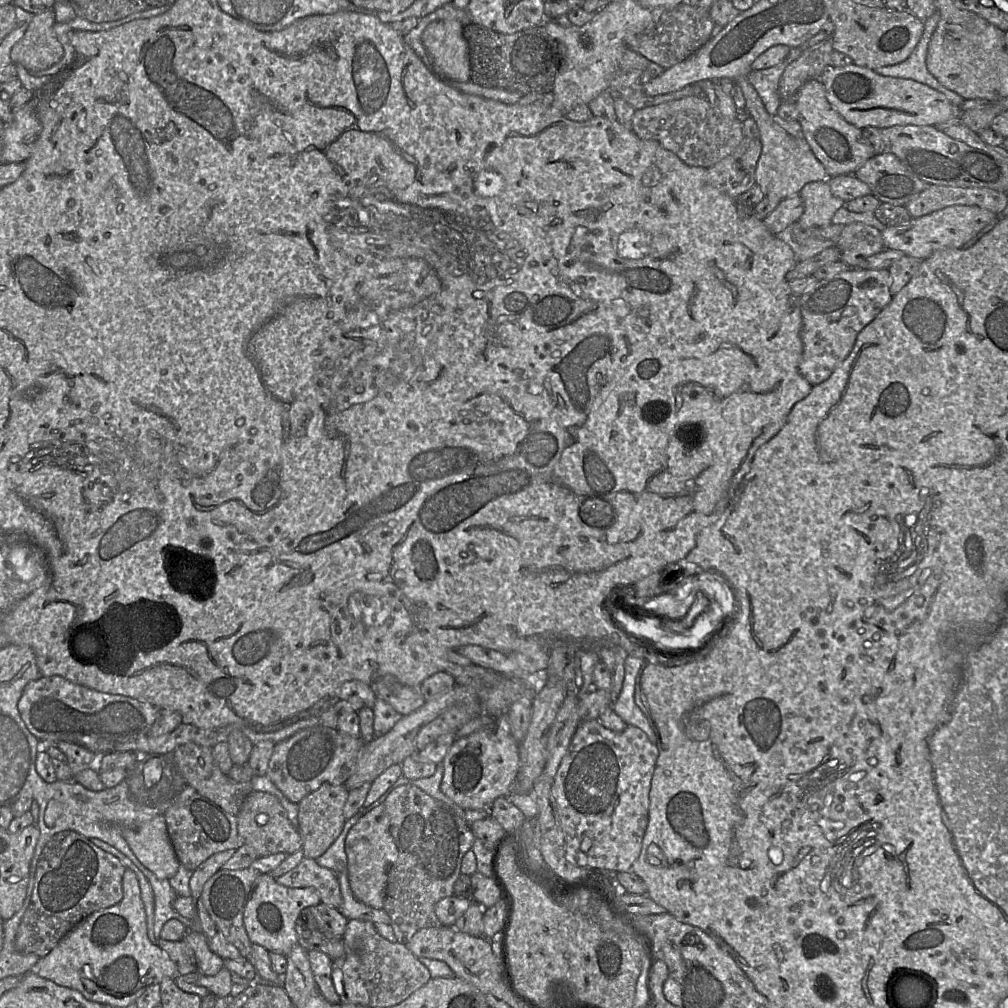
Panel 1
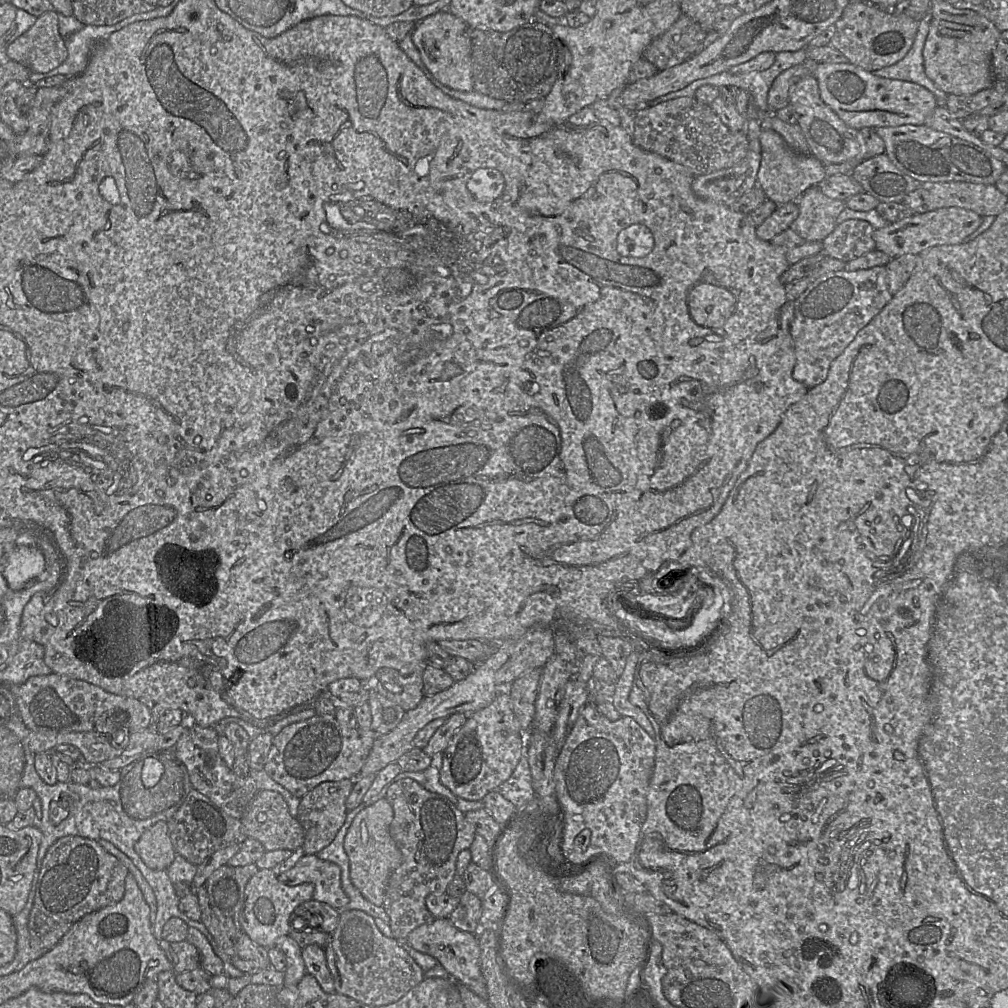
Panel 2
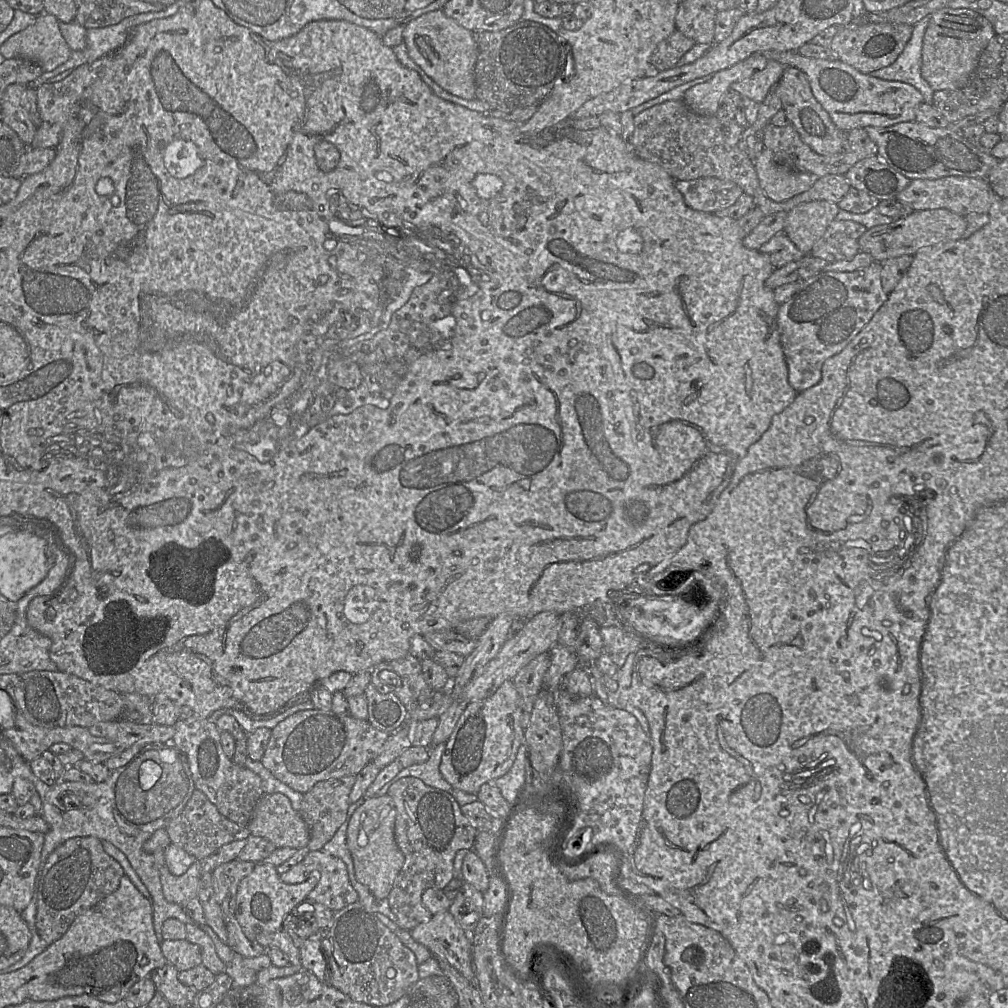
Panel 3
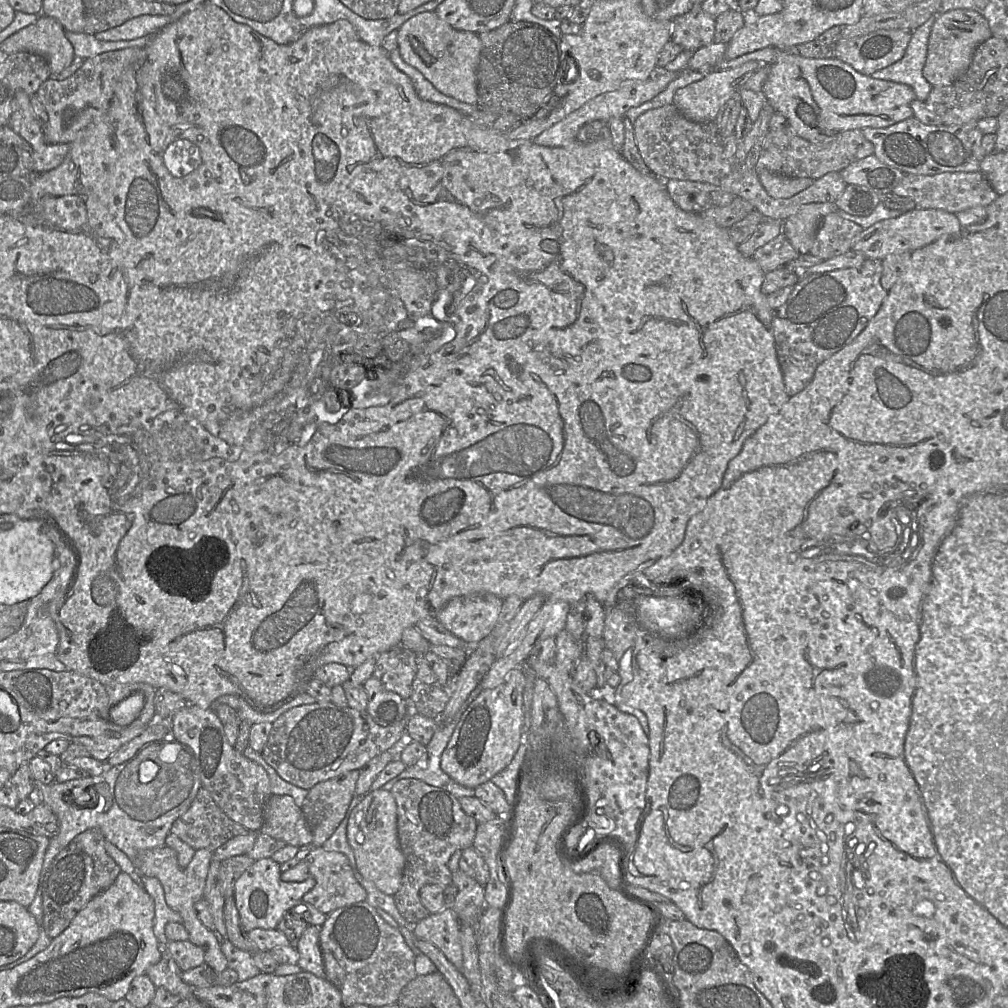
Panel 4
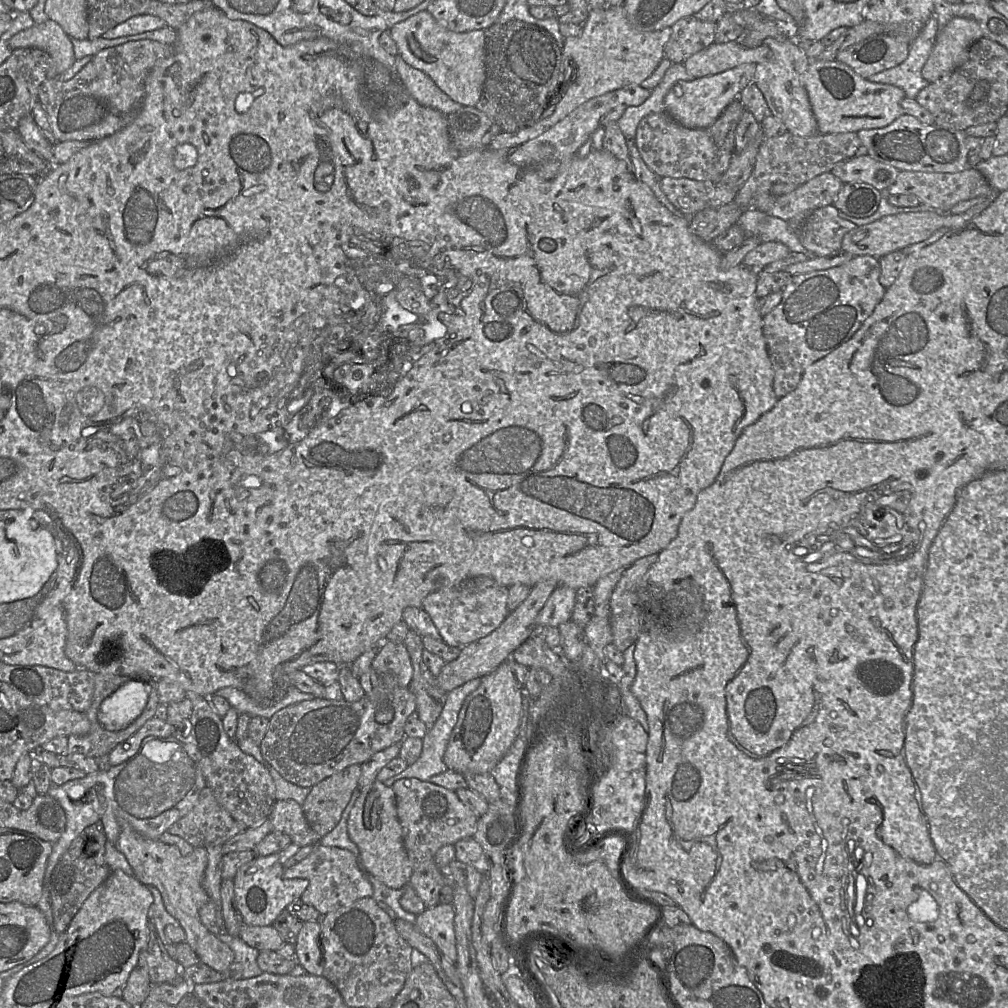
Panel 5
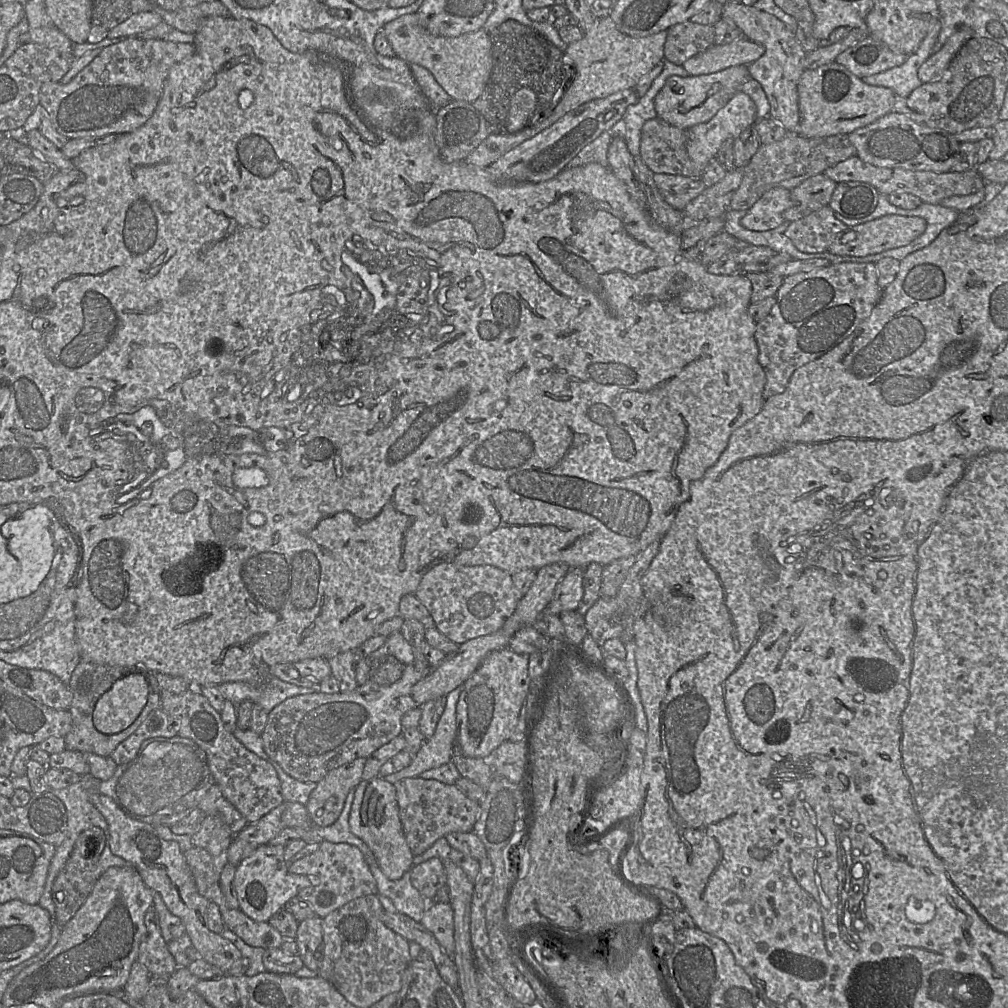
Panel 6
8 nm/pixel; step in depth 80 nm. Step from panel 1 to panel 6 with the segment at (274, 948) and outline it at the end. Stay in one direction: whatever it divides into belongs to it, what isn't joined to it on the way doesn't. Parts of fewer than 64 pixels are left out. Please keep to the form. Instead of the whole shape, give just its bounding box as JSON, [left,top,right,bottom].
[234,844,311,922]

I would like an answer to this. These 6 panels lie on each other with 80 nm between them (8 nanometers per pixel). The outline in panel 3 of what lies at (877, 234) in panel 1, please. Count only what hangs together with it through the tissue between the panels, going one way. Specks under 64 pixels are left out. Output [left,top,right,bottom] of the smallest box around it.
[811,219,867,263]

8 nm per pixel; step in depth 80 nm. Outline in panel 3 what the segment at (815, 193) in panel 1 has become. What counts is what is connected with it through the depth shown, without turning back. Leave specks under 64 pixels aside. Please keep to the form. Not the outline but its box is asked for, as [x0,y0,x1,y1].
[783,200,838,255]

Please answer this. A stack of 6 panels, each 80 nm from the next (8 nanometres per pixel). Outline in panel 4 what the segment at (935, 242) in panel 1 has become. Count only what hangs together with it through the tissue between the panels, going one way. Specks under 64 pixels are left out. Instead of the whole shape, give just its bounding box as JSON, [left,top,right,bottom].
[851,208,962,259]

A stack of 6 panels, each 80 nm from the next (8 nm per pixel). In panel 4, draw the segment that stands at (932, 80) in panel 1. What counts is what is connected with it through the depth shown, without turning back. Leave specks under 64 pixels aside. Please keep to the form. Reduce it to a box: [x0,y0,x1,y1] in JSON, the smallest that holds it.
[874,15,936,102]

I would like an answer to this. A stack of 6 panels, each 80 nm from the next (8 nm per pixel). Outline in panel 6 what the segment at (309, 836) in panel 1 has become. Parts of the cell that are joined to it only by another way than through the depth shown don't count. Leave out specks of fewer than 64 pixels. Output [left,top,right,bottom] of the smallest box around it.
[305,758,367,826]

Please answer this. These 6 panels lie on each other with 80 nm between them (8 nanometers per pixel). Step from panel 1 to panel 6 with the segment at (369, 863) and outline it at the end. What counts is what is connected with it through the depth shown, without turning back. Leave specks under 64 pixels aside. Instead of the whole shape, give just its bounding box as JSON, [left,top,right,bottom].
[349,777,414,880]

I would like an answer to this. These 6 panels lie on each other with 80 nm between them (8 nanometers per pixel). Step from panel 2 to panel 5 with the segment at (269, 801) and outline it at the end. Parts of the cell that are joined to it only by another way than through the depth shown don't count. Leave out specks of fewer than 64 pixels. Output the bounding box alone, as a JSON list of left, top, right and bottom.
[268,800,321,847]

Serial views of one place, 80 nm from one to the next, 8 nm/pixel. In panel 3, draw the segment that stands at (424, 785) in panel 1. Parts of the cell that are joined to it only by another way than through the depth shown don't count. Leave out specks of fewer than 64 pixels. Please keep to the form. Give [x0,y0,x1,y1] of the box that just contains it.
[383,743,454,797]

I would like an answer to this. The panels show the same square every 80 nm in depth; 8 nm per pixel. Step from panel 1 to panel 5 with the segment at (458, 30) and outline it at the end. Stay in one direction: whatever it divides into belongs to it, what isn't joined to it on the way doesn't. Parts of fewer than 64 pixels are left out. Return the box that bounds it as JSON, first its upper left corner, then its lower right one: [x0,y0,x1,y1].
[389,11,486,106]

